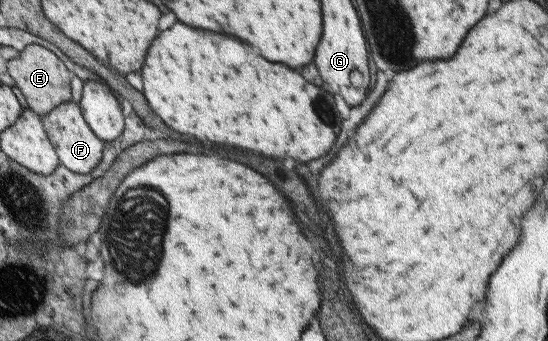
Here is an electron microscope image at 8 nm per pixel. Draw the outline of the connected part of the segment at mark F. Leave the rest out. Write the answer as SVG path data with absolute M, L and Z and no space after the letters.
M60 103L47 115L42 116L46 134L53 143L57 151L60 165L64 165L69 171L77 172L78 174L89 173L101 162L104 142L98 138L88 126L82 115L82 109L78 103Z

